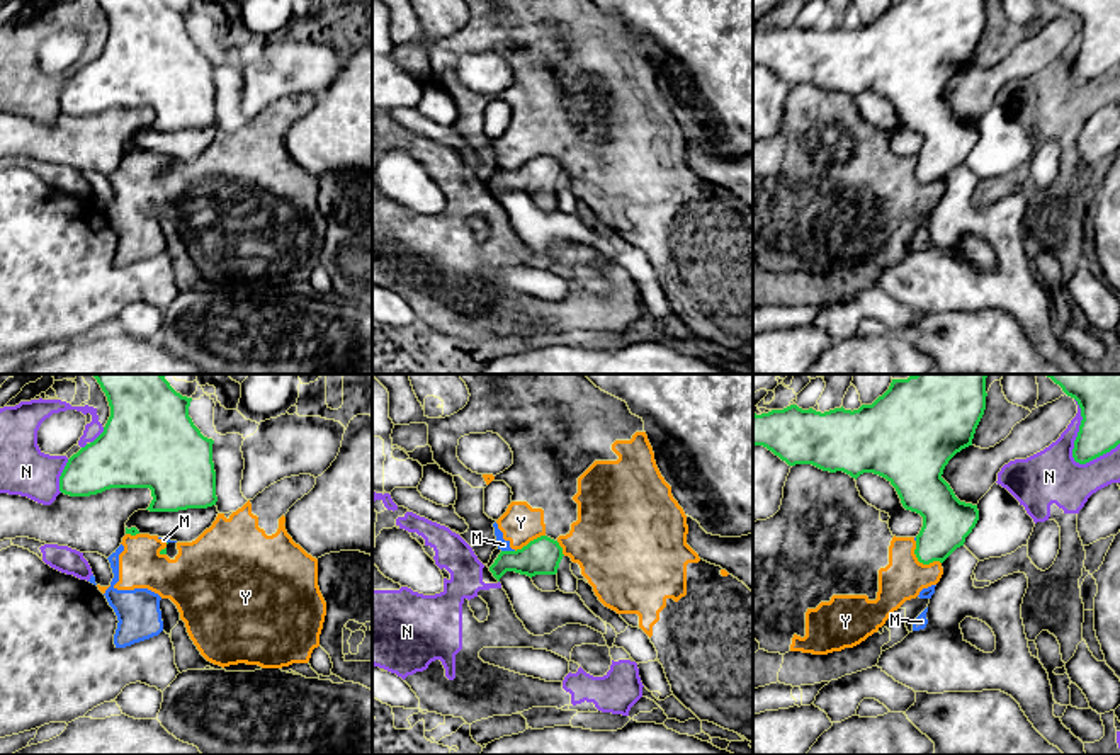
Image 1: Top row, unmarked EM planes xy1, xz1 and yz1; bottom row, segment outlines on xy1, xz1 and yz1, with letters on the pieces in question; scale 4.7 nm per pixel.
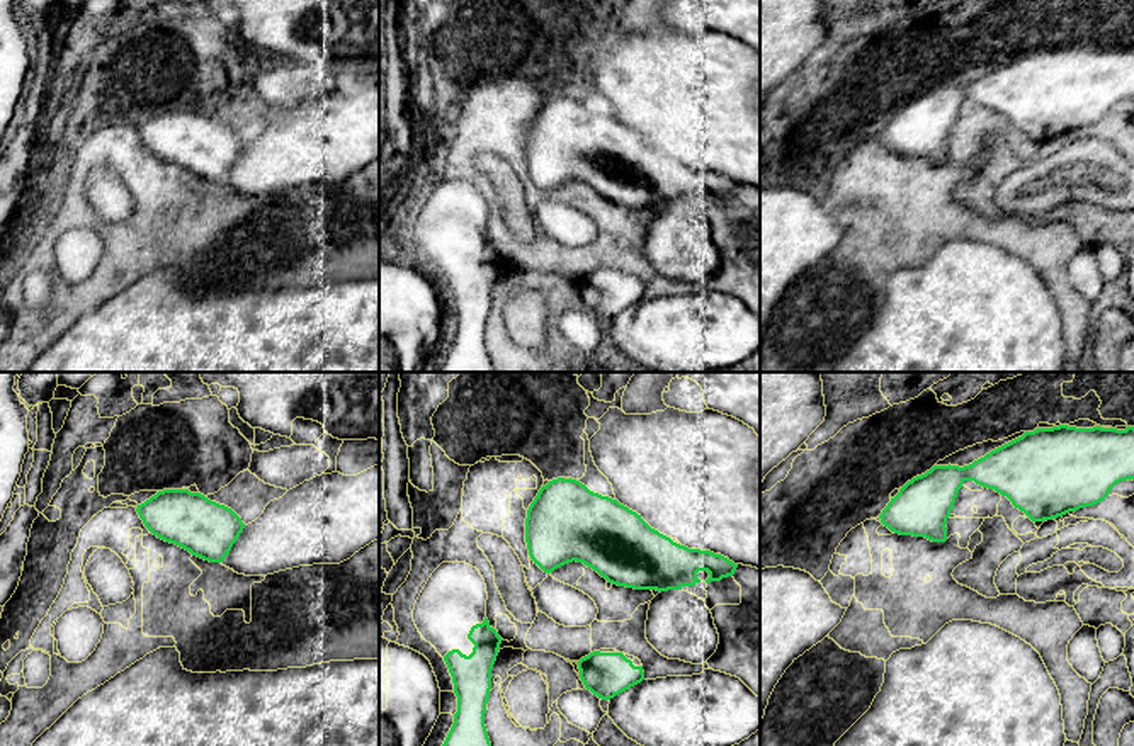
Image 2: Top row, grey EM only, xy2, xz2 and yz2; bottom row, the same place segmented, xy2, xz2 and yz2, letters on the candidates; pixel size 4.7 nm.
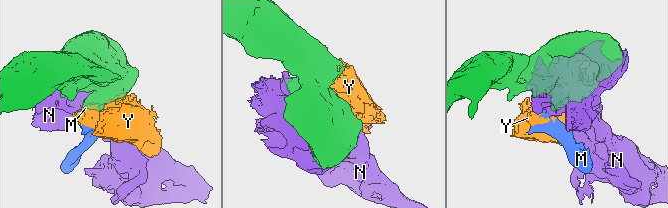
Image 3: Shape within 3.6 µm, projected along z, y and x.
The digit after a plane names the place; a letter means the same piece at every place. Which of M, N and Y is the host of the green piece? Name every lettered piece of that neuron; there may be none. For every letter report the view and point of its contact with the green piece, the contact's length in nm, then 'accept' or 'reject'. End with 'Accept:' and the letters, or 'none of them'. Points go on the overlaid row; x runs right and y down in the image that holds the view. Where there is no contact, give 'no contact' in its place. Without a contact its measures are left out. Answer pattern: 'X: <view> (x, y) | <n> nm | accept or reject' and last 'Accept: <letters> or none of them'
M: xz1 (509, 551) | 60 nm | reject
N: yz1 (1078, 434) | 320 nm | reject
Y: yz1 (920, 561) | 170 nm | reject
Accept: none of them

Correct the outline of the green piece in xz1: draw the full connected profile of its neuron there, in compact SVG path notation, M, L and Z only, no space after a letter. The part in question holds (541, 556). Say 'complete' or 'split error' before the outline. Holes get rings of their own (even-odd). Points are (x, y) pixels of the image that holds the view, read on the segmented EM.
split error | M540 536L522 549L501 551L489 571L498 582L506 571L527 575L539 590L556 592L559 588L556 573L563 556L563 548L557 541Z

